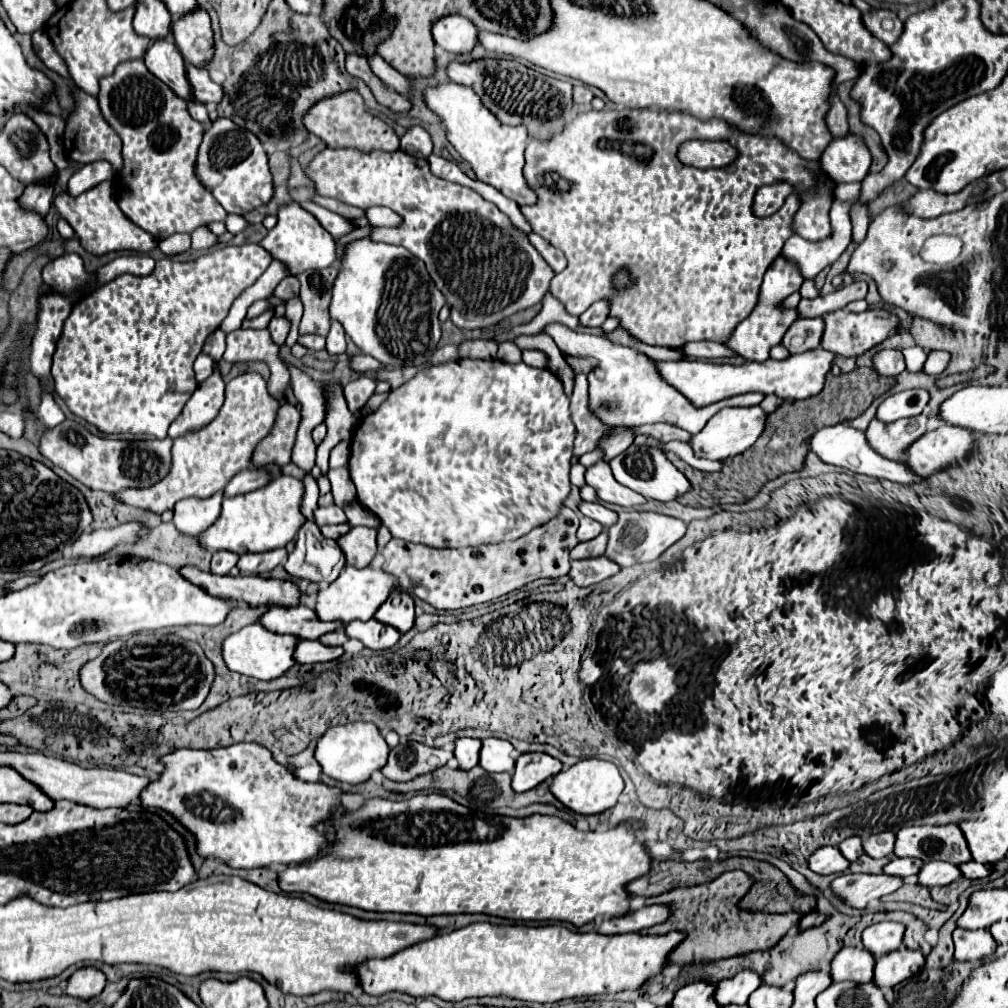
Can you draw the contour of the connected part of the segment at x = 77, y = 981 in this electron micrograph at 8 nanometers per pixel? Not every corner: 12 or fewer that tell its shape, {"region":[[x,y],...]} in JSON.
{"region":[[94,966],[68,978],[66,996],[92,1000],[104,990],[106,976]]}

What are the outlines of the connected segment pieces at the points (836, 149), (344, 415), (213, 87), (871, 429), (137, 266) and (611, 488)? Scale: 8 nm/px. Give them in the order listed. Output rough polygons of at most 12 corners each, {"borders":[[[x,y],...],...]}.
{"borders":[[[858,136],[830,142],[820,162],[836,182],[862,182],[872,156]],[[332,384],[328,434],[318,446],[316,464],[328,474],[328,454],[352,440],[358,420],[346,406],[342,388]],[[186,64],[186,78],[198,102],[218,102],[222,86],[206,68]],[[926,414],[882,424],[864,434],[878,454],[898,462],[904,446],[926,432]],[[146,254],[120,256],[96,270],[98,284],[128,272],[148,276],[154,260]],[[606,462],[586,470],[586,484],[602,502],[634,508],[642,494],[616,482]]]}

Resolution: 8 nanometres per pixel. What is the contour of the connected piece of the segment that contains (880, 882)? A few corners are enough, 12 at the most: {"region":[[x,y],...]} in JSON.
{"region":[[842,874],[834,896],[852,908],[892,894],[902,878]]}

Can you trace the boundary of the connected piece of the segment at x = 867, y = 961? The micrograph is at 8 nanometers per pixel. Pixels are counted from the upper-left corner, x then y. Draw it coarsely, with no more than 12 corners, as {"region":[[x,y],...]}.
{"region":[[844,948],[832,960],[832,982],[870,982],[874,956]]}

